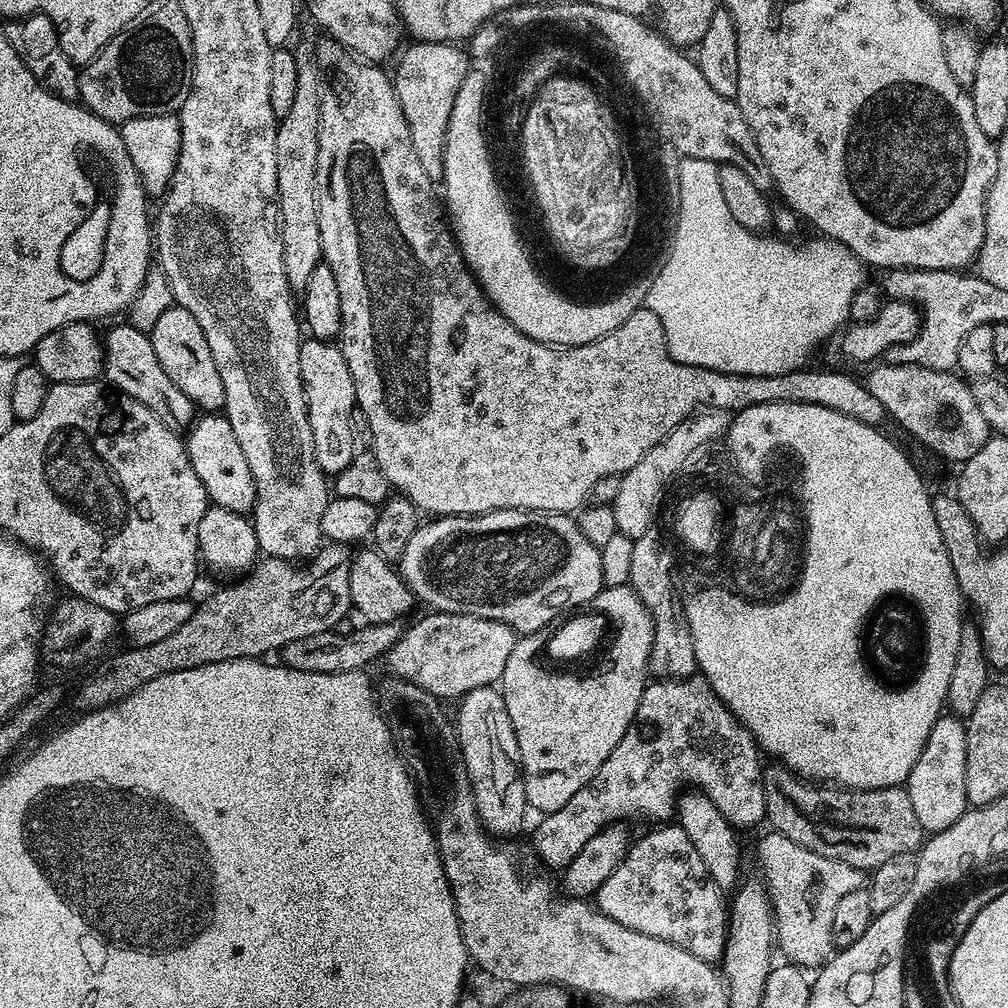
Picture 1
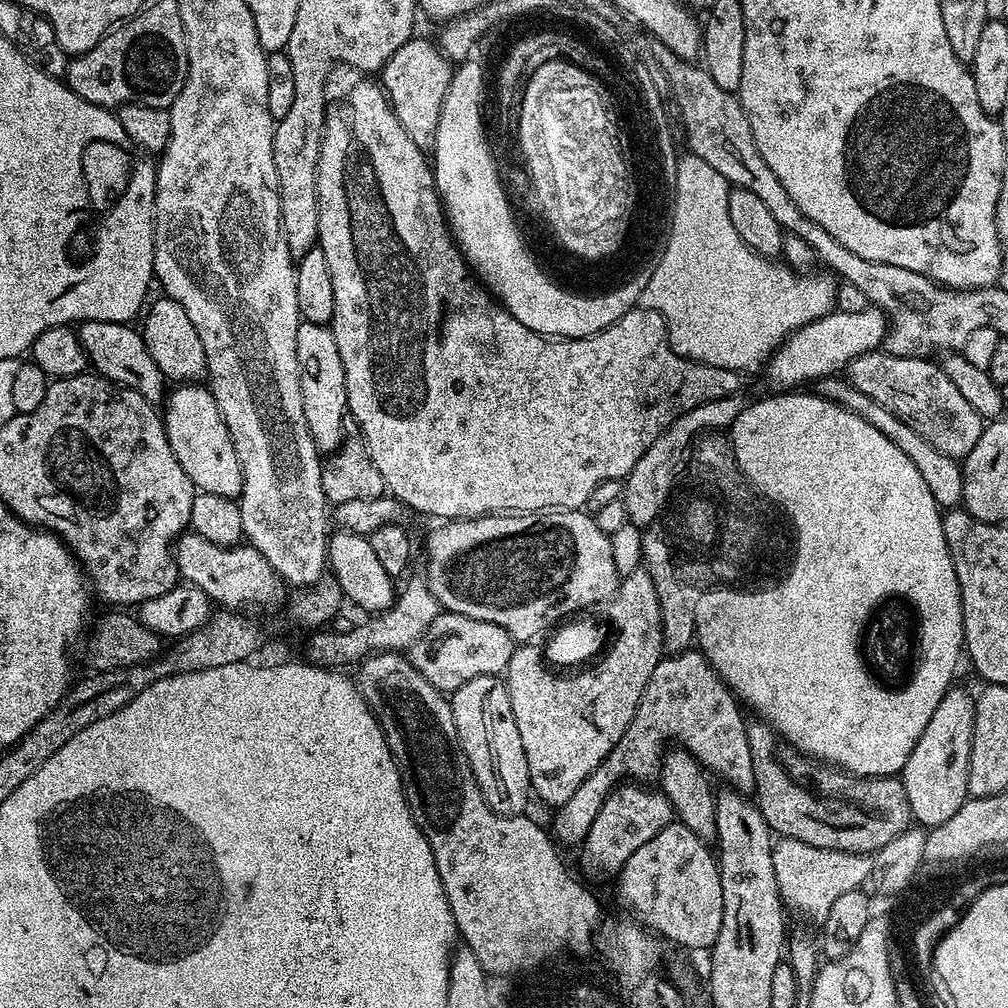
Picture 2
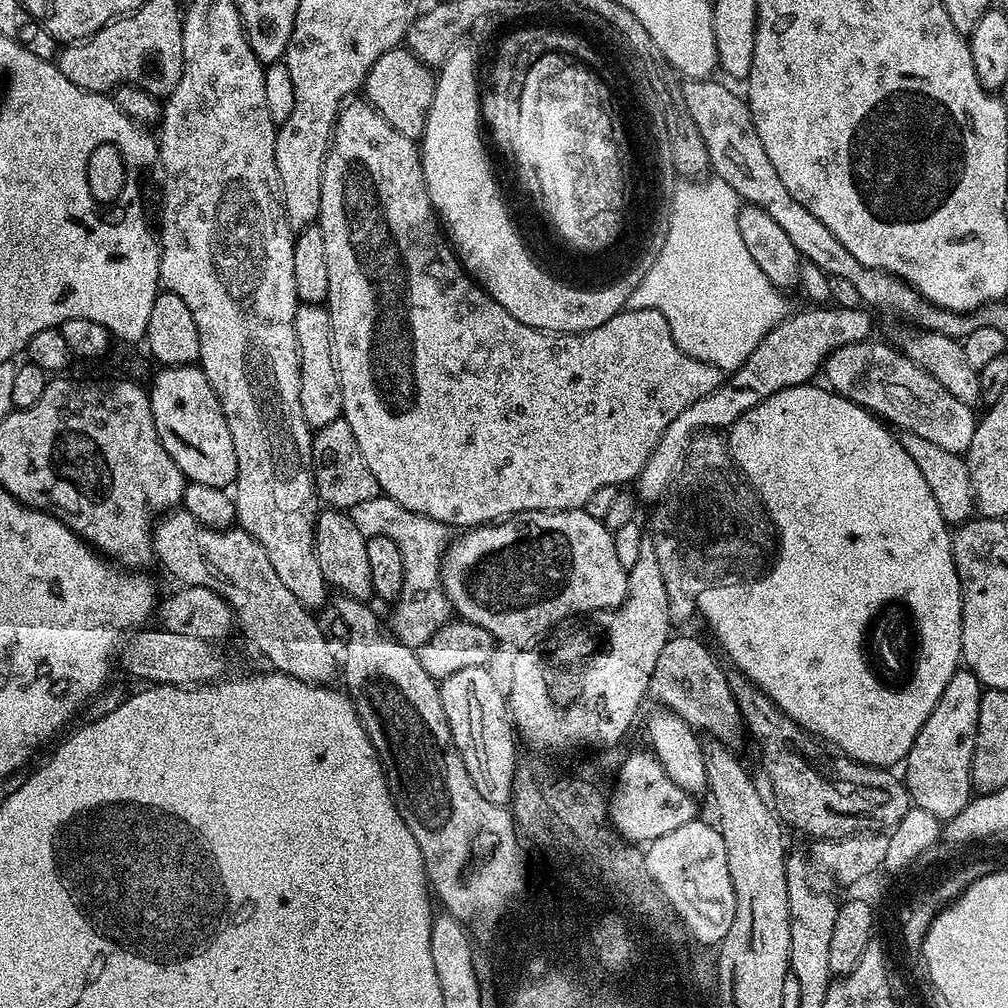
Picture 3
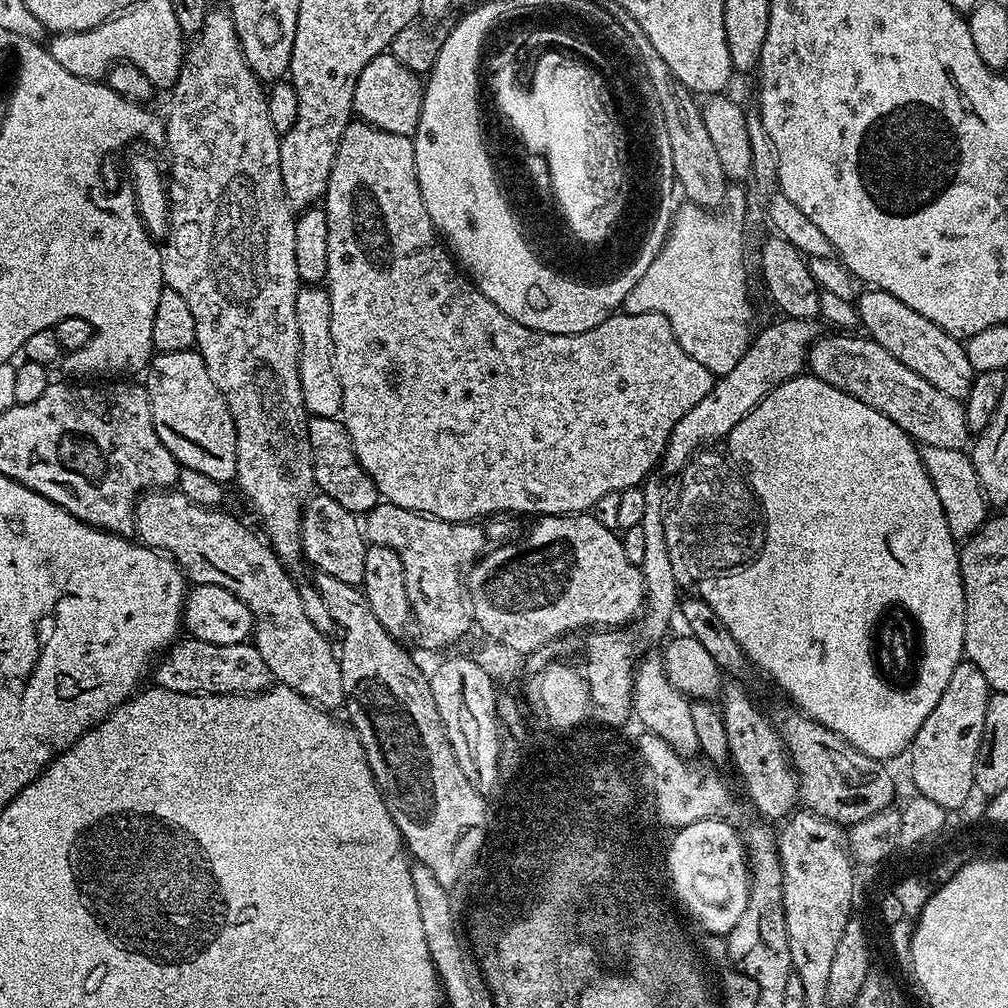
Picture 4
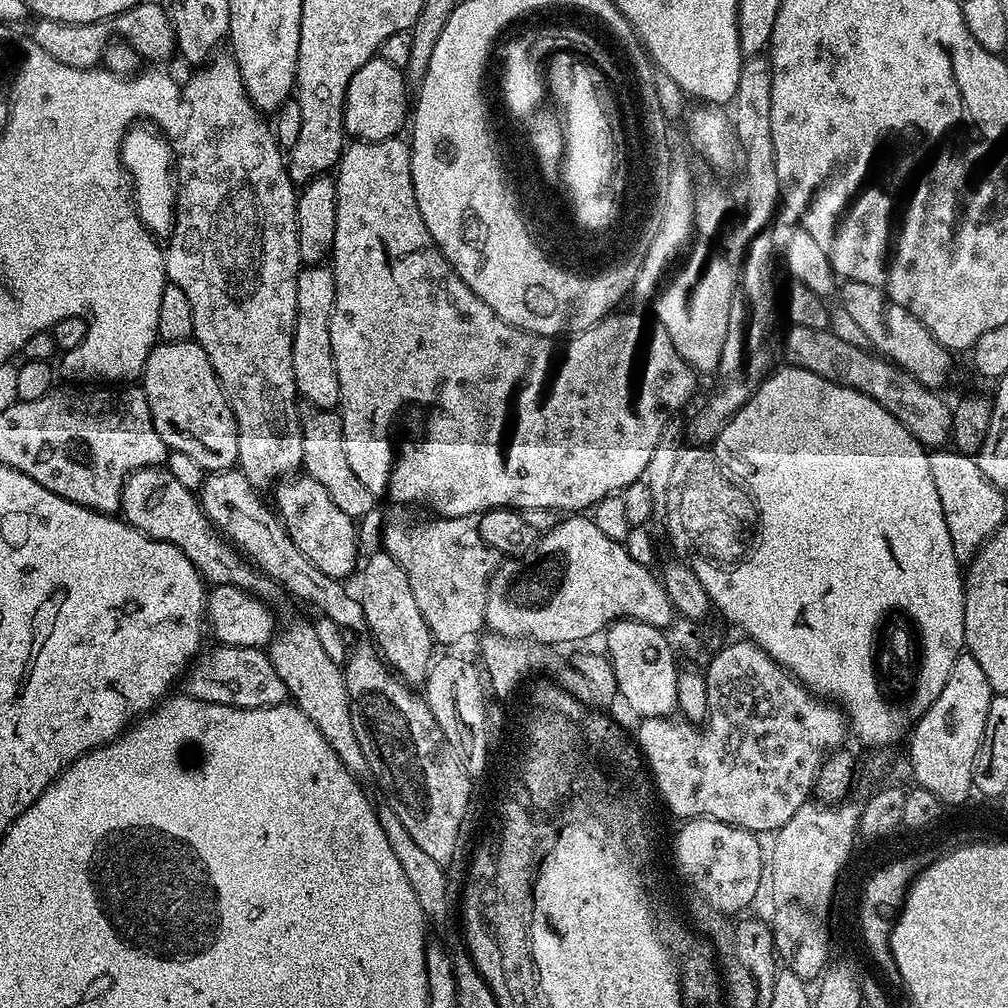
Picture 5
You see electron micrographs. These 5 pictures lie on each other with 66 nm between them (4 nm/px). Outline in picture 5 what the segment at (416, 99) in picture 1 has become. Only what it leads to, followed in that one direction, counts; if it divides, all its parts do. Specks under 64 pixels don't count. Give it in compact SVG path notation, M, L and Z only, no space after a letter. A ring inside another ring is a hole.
M383 58L367 60L350 78L344 95L344 130L349 137L362 140L391 140L410 116L409 81L401 69Z

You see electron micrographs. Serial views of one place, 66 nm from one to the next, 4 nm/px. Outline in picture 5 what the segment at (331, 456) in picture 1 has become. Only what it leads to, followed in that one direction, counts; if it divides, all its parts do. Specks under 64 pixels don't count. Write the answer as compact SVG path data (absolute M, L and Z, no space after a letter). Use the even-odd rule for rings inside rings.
M324 264L301 267L296 279L296 325L292 339L292 357L299 399L309 400L312 408L332 410L340 403L338 374L330 346L330 318L334 310L335 293L331 267Z

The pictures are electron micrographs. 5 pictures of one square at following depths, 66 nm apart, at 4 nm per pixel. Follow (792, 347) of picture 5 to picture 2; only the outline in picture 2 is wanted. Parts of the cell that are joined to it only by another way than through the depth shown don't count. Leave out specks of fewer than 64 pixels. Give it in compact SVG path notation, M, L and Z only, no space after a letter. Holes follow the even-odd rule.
M883 350L867 352L854 358L846 367L846 378L862 394L882 402L890 414L902 418L930 442L930 446L942 450L942 454L963 461L974 450L974 442L984 432L985 421L976 413L974 406L962 398L962 394L946 378L943 367L935 359L922 356L895 356Z

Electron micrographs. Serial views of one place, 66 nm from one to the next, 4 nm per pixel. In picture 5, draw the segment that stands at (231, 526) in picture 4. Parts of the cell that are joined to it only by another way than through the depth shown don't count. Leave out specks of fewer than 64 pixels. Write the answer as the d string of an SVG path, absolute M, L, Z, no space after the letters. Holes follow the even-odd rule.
M167 467L139 468L137 472L131 472L124 482L120 512L123 519L142 534L178 546L178 550L182 550L182 554L194 562L209 585L236 584L261 598L268 598L272 591L277 591L276 581L253 567L221 536L201 508L197 493L182 486L182 482L178 482ZM309 623L292 624L289 628L283 628L275 633L272 643L267 645L266 653L270 662L285 682L288 695L296 707L304 711L310 722L314 722L314 726L318 726L342 764L350 769L353 776L363 777L368 772L368 763L366 754L362 754L362 742L358 742L358 734L354 734L343 667L326 655L326 649L322 647L315 627Z

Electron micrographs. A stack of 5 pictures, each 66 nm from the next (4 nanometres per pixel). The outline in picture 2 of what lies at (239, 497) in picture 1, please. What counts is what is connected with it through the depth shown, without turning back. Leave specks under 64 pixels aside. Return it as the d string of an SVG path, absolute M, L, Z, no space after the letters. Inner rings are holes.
M184 382L173 387L176 388L173 392L171 389L167 393L168 409L163 409L162 419L170 448L174 450L174 458L178 458L182 470L186 470L200 492L239 497L244 486L244 475L238 454L234 450L234 442L230 438L230 430L211 391L207 387L199 388L200 386L196 382Z

